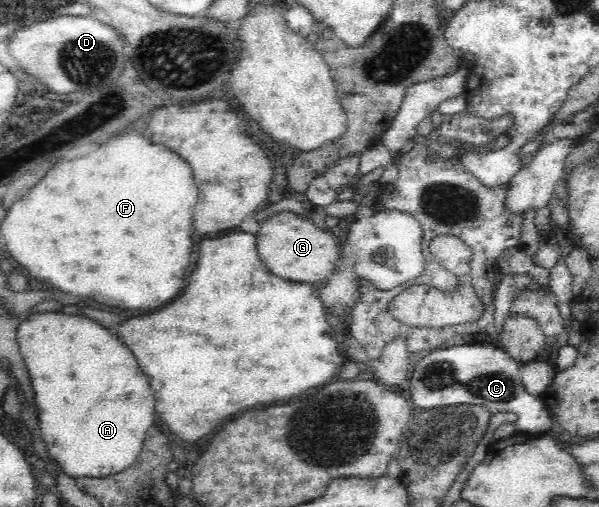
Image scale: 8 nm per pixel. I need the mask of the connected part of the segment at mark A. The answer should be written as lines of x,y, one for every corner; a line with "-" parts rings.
36,313
28,317
18,326
17,342
34,389
38,439
56,467
74,480
82,477
100,479
130,467
140,455
146,433
154,423
152,391
148,379
140,375
130,349
86,317
62,317
56,313

